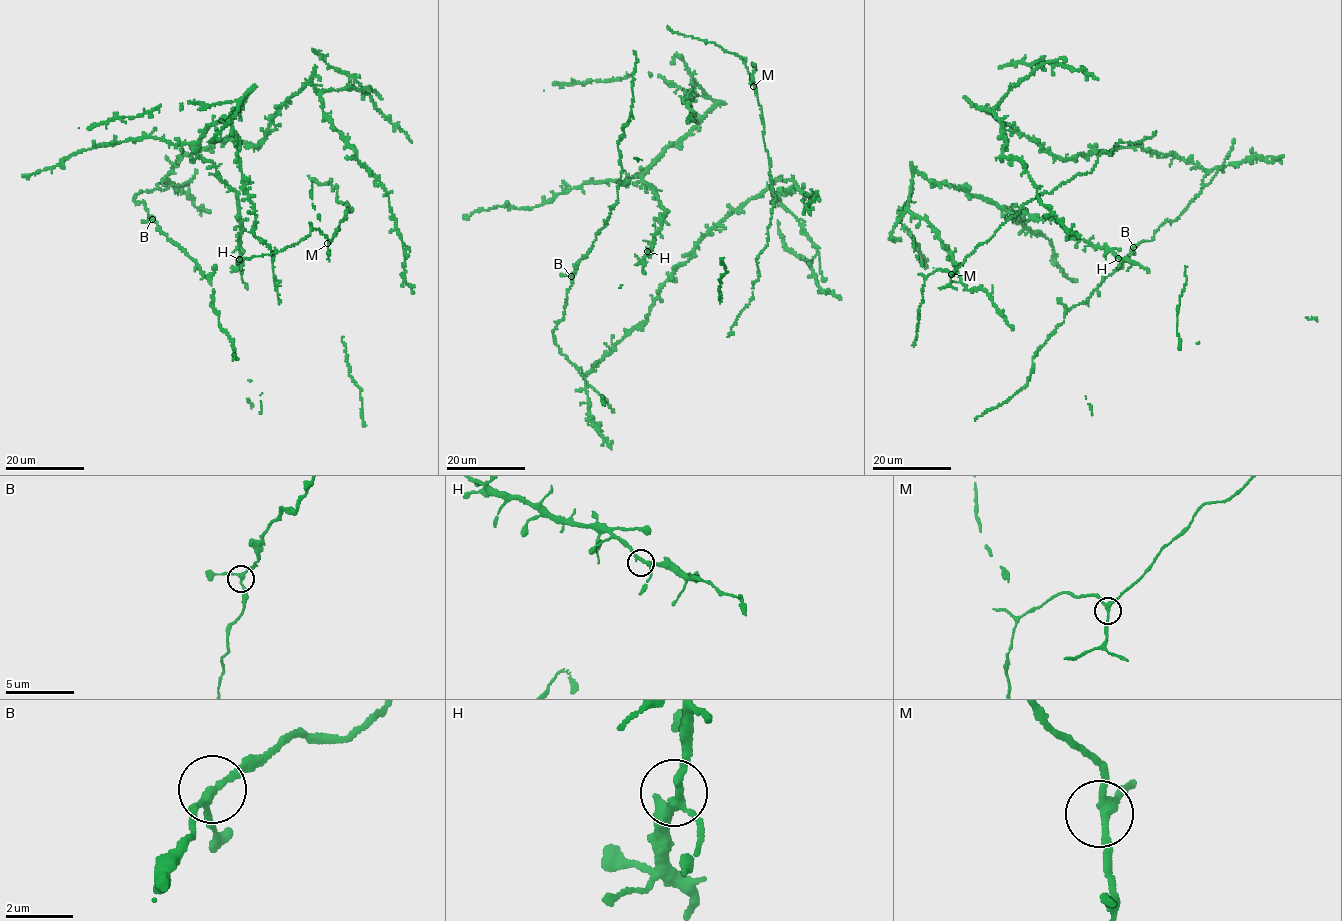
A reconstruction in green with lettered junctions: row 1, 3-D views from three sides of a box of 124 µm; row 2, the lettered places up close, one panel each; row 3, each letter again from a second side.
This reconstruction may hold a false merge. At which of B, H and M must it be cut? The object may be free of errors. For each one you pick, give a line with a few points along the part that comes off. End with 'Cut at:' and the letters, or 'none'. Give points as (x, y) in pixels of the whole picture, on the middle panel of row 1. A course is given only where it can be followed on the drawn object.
Cut at: none

